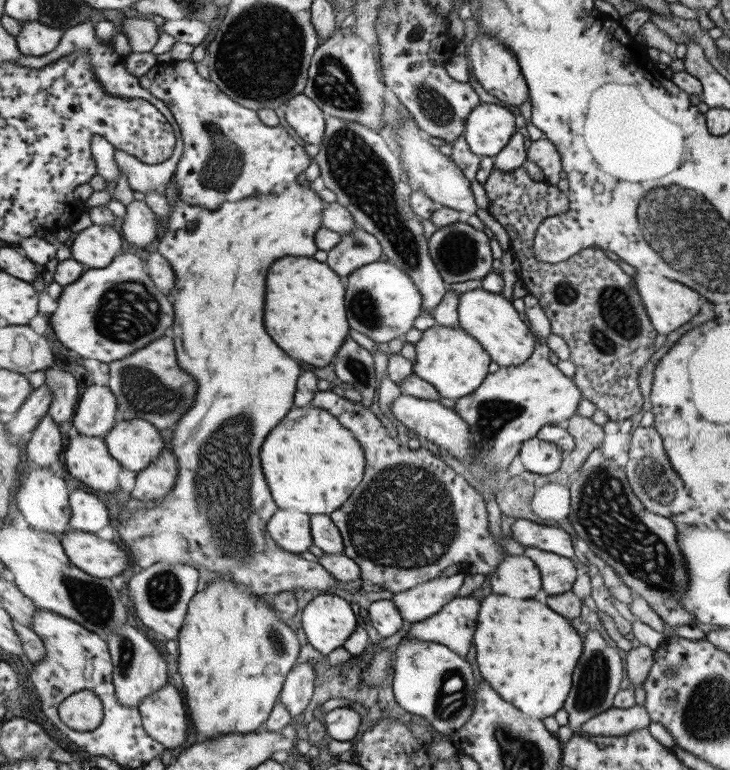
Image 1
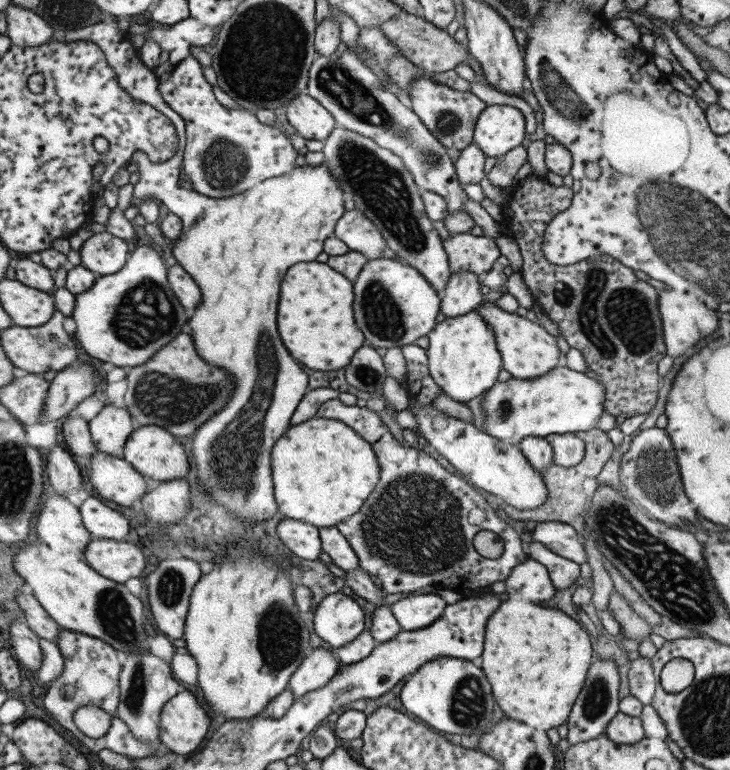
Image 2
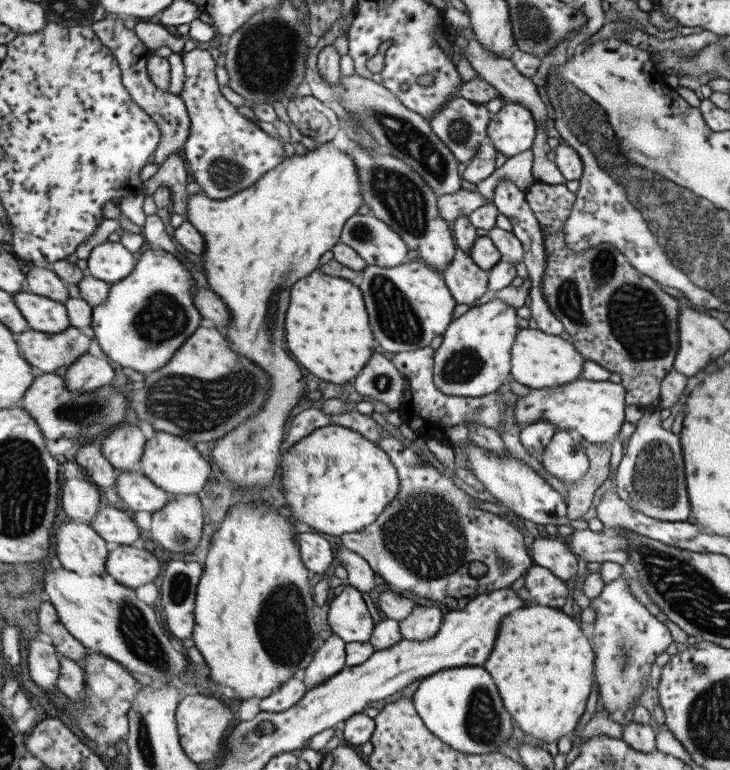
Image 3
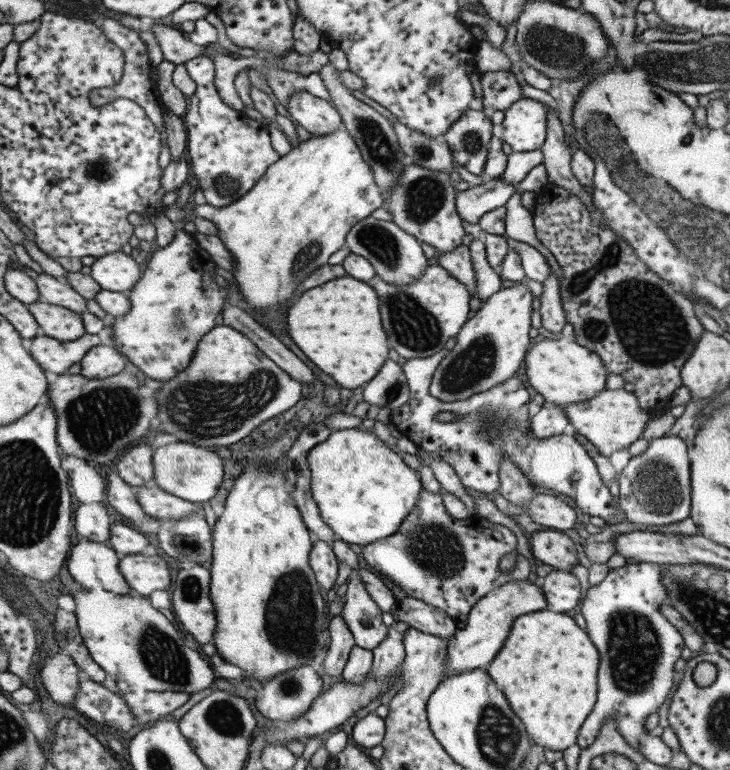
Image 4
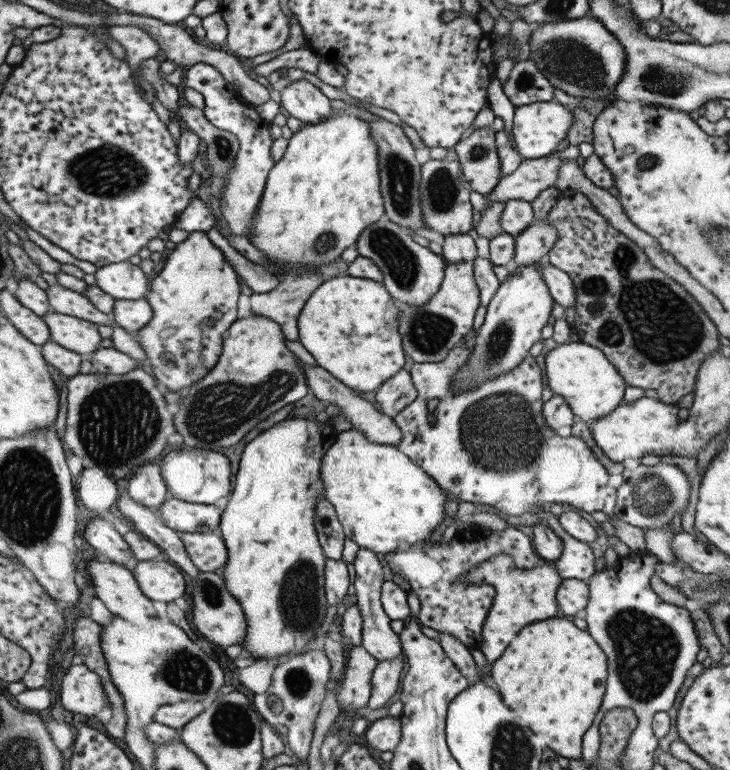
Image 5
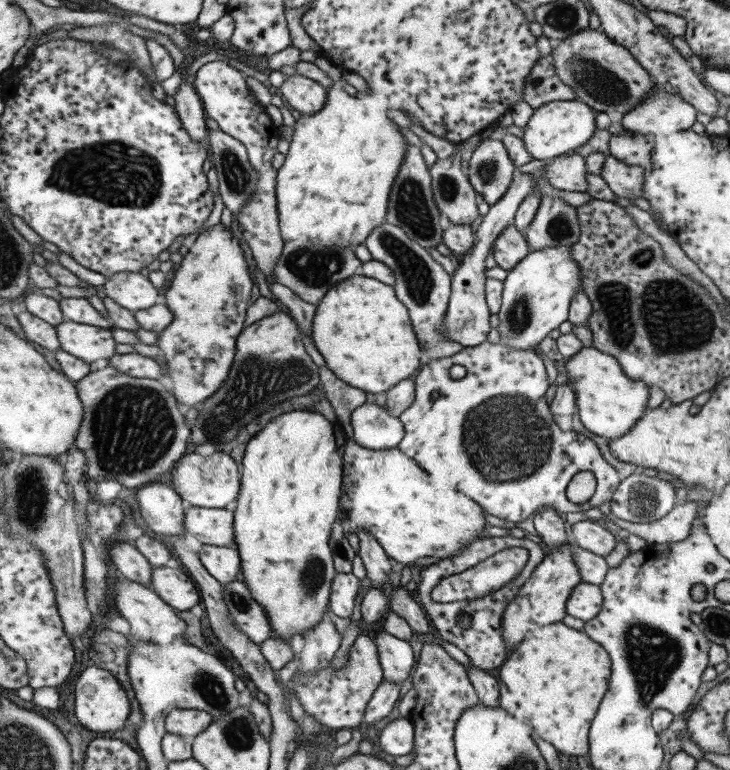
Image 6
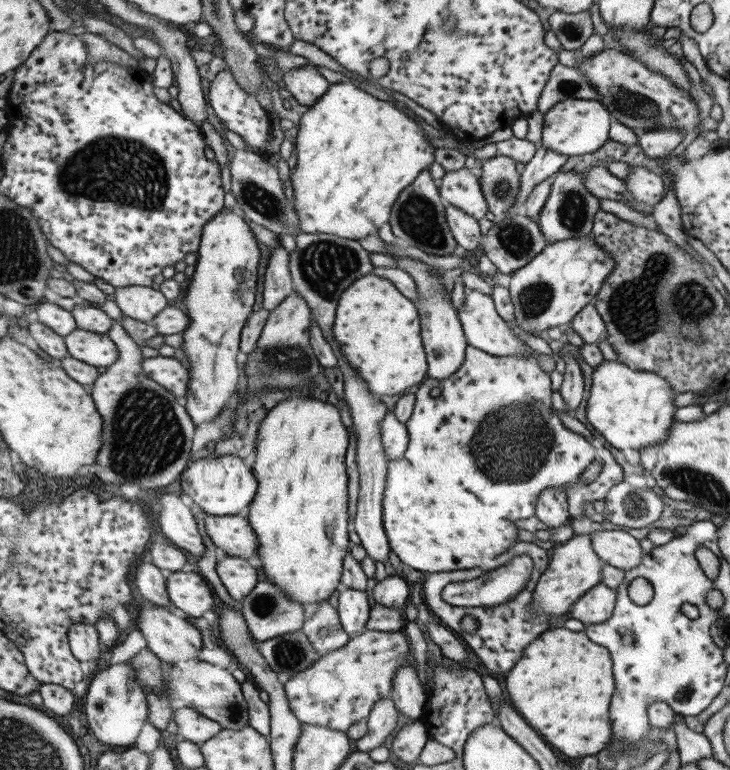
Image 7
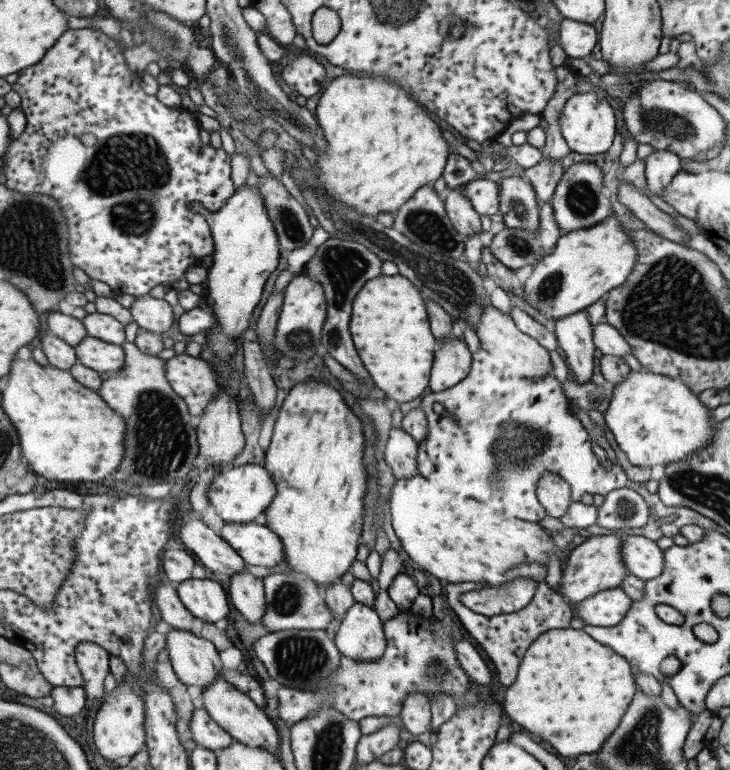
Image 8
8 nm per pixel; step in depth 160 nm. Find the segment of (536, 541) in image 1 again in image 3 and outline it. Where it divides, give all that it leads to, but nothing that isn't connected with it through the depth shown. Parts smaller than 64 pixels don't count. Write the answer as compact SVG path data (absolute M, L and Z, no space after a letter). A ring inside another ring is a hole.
M573 529L564 542L575 557L581 558L586 563L611 561L626 568L627 539L618 531L611 536L605 536L601 532L594 533L590 529Z

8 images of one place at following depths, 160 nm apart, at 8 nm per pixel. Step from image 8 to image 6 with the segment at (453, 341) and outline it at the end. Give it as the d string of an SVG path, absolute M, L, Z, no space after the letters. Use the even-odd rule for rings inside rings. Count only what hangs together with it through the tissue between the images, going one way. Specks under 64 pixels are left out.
M383 221L379 226L372 227L371 232L365 237L362 244L370 252L371 258L382 262L393 273L393 292L397 296L397 300L407 308L409 318L411 318L411 326L415 330L415 334L419 336L419 340L425 344L423 352L427 354L427 360L448 357L462 349L460 344L446 338L447 332L442 328L442 318L447 306L450 295L450 276L428 253L428 250L419 246L414 240L405 236L405 233L393 224Z

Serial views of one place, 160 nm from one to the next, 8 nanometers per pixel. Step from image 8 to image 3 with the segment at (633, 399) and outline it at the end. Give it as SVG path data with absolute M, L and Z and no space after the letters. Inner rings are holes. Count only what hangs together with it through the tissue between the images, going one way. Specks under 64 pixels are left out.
M519 327L509 354L511 378L529 389L558 387L582 377L581 365L585 358L573 348L571 343L561 339L559 335L544 333L539 329Z

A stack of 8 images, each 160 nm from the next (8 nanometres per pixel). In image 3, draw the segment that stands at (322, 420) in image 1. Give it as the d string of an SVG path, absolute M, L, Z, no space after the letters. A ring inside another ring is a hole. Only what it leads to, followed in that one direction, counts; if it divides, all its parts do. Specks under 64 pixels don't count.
M329 425L281 450L281 487L292 516L315 530L339 536L373 523L399 489L397 471L375 444L350 428Z

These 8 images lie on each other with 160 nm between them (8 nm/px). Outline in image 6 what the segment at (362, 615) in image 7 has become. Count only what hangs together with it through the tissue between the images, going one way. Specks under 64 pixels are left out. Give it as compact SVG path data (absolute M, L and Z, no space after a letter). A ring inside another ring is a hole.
M335 573L330 582L328 608L339 617L349 618L359 581L351 573Z

